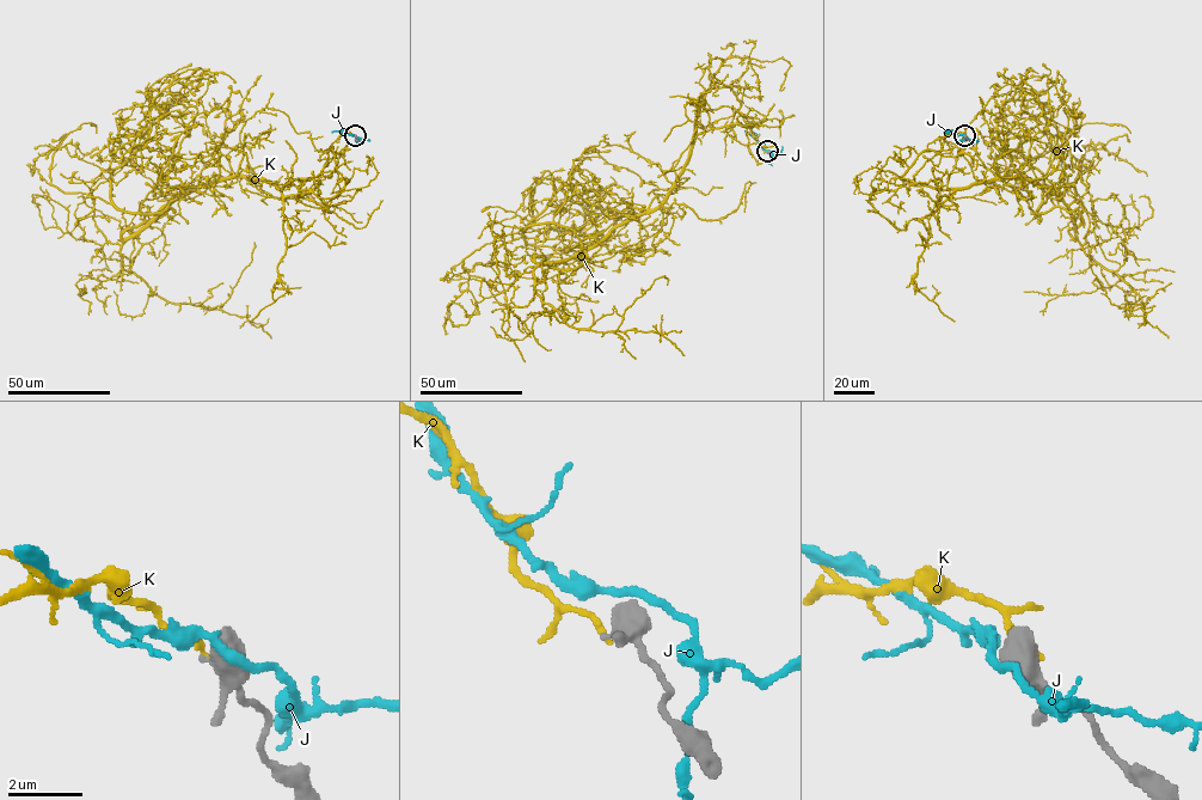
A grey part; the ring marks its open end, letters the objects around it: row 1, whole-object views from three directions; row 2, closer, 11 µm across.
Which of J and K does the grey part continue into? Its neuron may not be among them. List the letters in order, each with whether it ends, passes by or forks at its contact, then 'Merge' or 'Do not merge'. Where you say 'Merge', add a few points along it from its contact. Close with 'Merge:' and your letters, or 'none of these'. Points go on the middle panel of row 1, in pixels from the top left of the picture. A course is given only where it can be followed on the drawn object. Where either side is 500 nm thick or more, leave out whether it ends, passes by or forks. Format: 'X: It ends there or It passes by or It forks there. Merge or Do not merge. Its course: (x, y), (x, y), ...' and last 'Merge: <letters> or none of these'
J: It passes by. Do not merge
K: It ends there. Do not merge
Merge: none of these

